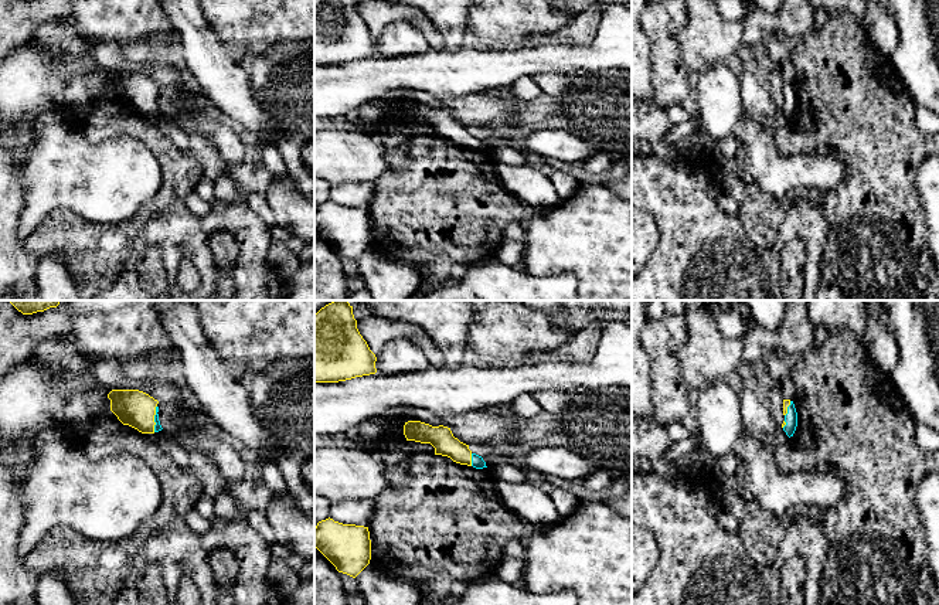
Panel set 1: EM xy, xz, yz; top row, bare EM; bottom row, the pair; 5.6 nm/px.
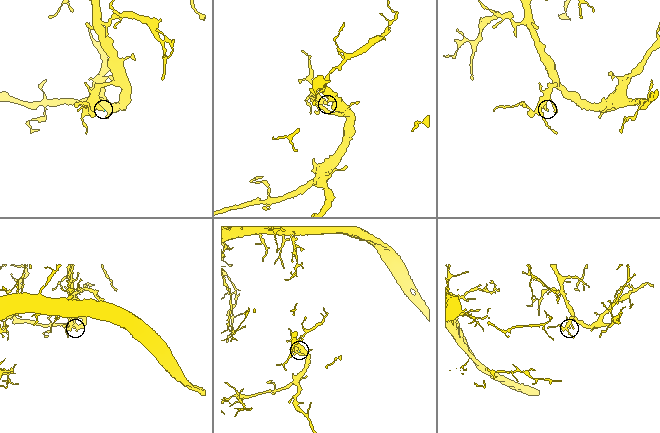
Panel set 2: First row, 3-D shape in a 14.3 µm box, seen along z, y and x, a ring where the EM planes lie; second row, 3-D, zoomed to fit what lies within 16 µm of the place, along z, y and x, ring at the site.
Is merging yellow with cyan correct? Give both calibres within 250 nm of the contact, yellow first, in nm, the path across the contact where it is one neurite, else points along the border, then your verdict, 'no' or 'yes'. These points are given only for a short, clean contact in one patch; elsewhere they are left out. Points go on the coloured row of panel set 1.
140/70 nm | yes

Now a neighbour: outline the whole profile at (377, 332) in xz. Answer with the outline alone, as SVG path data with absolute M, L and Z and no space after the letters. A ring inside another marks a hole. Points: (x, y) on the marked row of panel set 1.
M370 315L357 322L357 329L374 354L378 354L388 341L406 339L422 350L431 367L443 367L442 351L416 324Z

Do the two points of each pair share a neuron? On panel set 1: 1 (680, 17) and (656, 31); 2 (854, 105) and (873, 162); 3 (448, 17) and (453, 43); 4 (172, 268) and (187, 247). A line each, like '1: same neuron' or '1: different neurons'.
1: different neurons
2: same neuron
3: same neuron
4: same neuron

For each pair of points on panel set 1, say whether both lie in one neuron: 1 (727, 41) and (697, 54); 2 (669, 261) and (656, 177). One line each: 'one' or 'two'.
1: one
2: one

